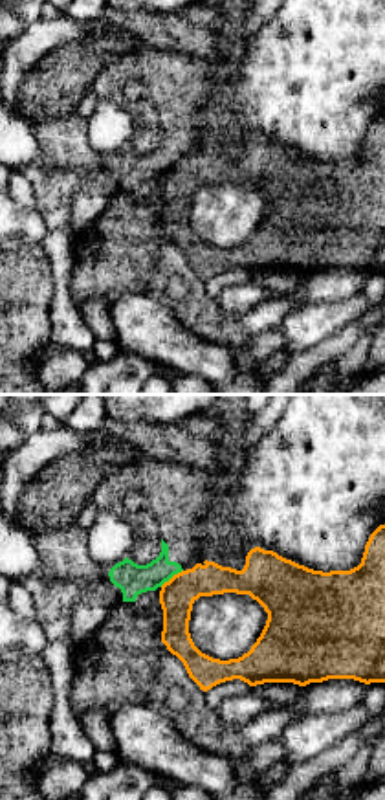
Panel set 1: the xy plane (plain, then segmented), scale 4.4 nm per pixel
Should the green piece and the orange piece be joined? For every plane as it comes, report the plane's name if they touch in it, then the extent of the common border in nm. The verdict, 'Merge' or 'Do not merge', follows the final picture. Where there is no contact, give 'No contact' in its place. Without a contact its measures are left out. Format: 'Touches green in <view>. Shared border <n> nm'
Touches green in xy. Shared border 130 nm

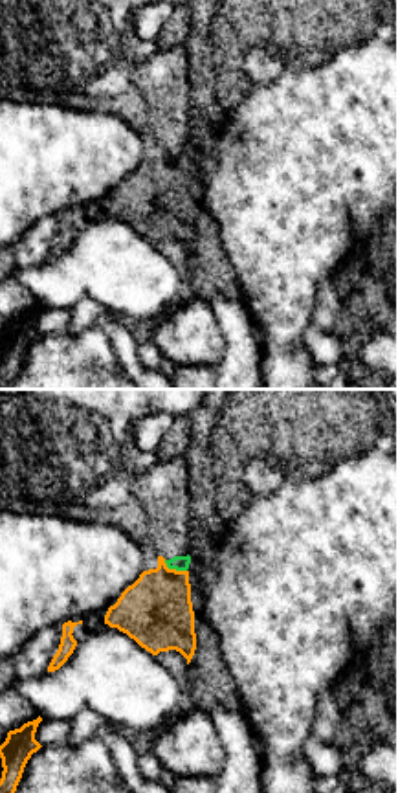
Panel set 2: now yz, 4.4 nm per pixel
Touches green in yz. Shared border 120 nm

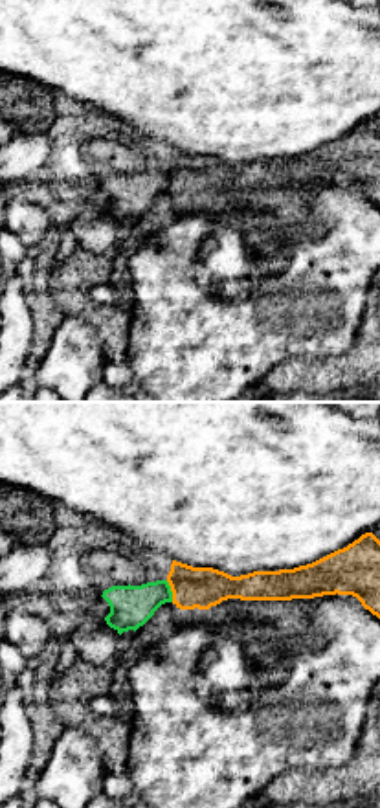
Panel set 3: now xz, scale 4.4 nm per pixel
Touches green in xz. Shared border 100 nm

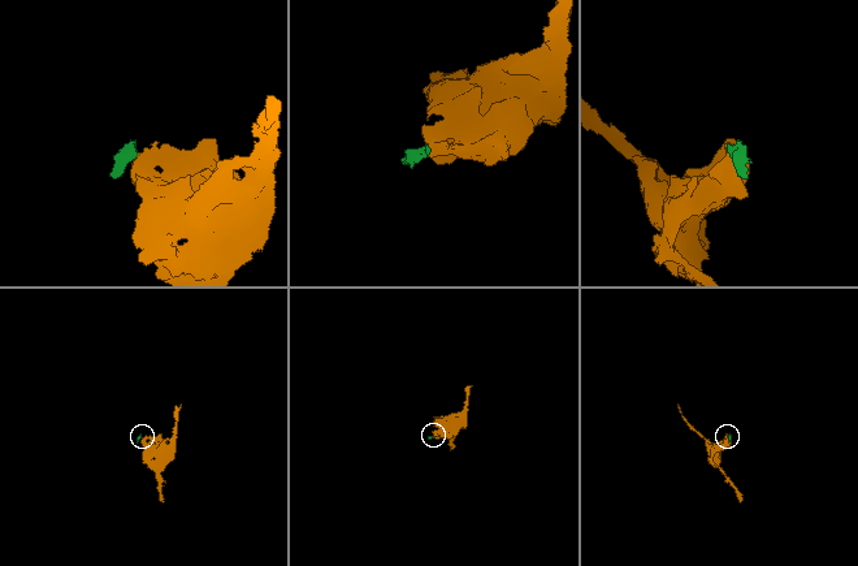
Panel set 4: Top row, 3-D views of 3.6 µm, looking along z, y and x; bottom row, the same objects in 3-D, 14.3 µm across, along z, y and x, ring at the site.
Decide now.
Do not merge

